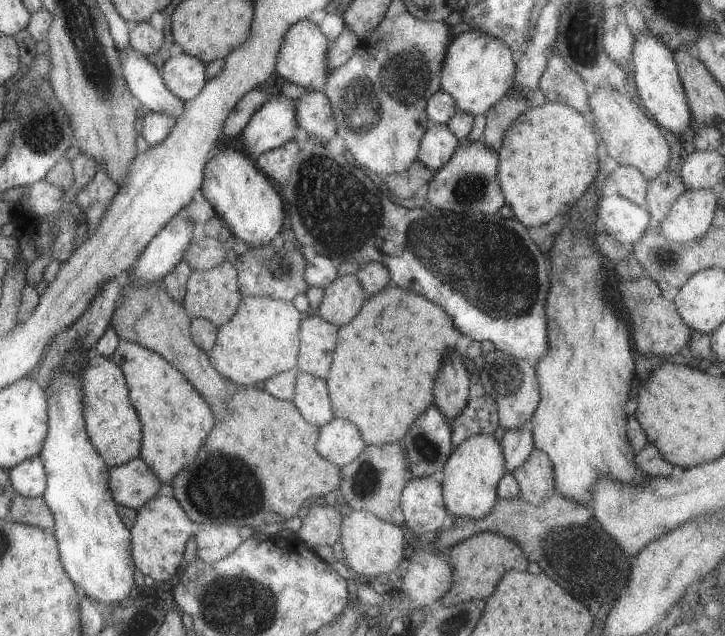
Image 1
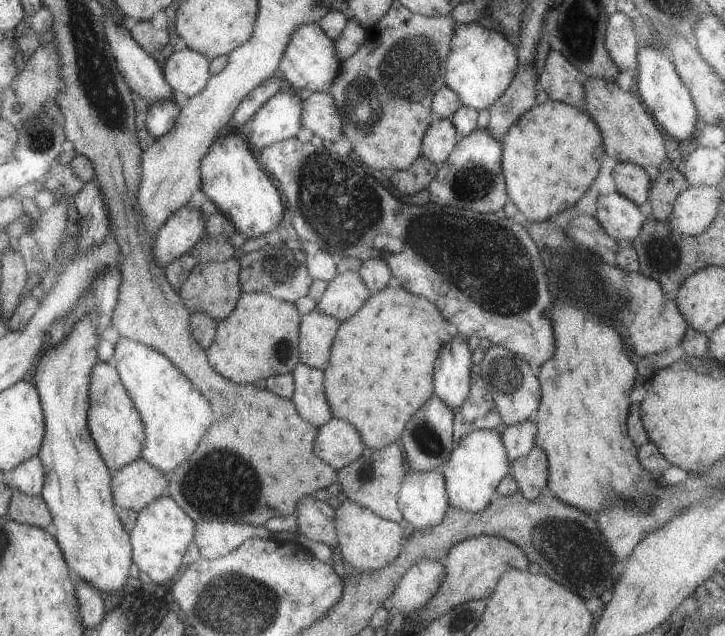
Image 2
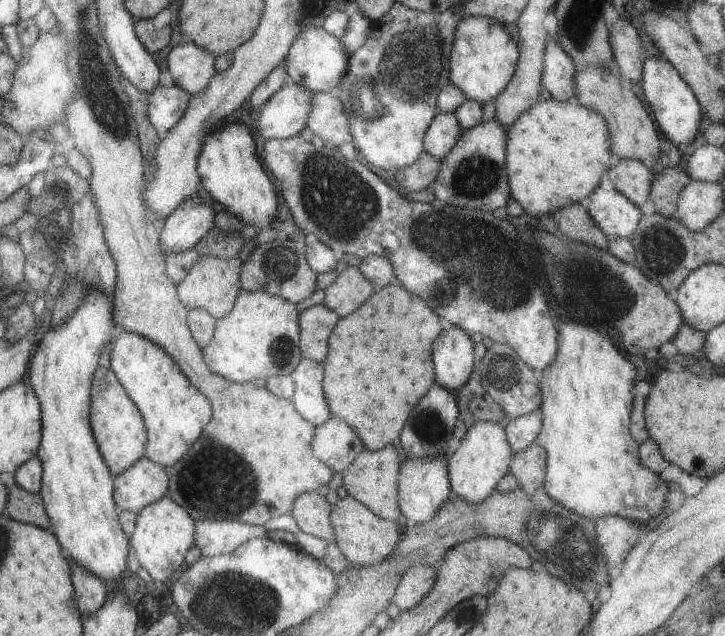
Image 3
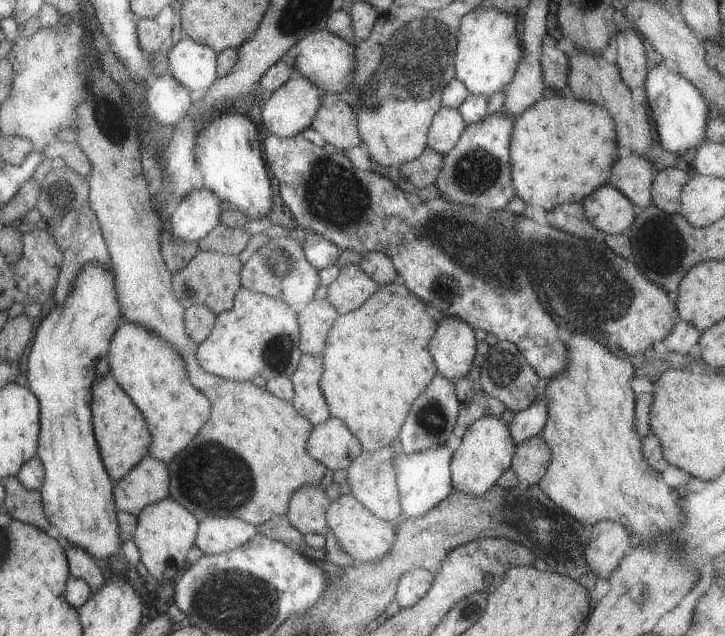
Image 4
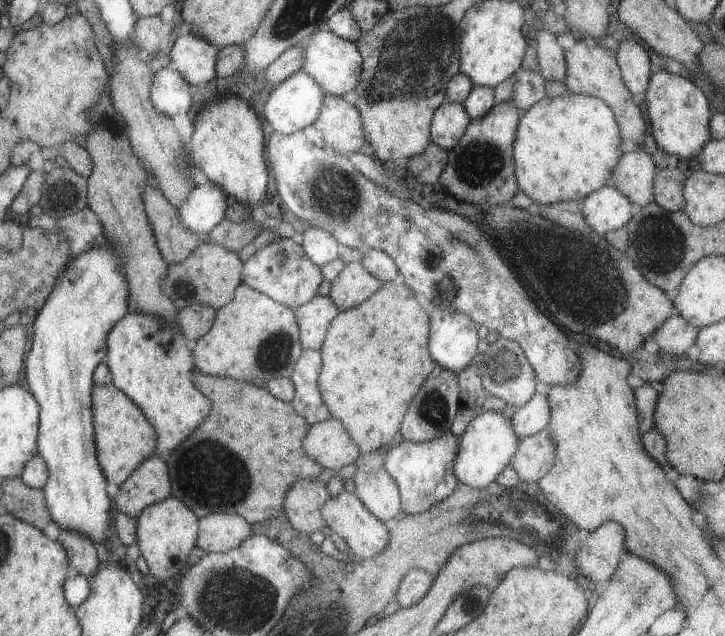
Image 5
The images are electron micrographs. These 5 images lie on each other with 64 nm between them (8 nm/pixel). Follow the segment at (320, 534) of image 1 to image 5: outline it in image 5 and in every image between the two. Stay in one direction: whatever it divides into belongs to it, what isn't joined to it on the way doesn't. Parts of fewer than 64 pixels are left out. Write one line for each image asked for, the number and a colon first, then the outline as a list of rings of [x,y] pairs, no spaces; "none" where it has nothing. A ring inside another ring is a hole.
2: [[[305,498],[297,506],[297,532],[311,542],[337,548],[337,528],[335,528],[335,510],[329,502]]]
3: [[[311,492],[311,494],[301,494],[299,498],[295,498],[291,506],[291,516],[295,518],[295,524],[301,532],[331,544],[335,540],[333,526],[329,520],[331,510],[333,506],[325,500],[325,496]]]
4: [[[307,486],[303,490],[295,490],[287,504],[287,522],[299,534],[319,534],[327,536],[329,526],[325,520],[325,512],[329,508],[329,500],[321,486]]]
5: [[[321,480],[311,482],[295,482],[291,490],[287,490],[283,500],[283,516],[295,532],[305,536],[315,532],[327,532],[327,526],[321,518],[321,508],[329,500],[327,488]]]

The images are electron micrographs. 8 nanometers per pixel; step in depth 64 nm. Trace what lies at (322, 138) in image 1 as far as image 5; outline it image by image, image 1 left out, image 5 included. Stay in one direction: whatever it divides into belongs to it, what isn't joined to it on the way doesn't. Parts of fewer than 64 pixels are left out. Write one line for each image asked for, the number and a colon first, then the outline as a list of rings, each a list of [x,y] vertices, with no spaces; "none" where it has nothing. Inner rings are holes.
2: [[[321,92],[303,94],[301,108],[303,108],[301,124],[303,128],[311,130],[313,136],[321,138],[325,144],[343,140],[343,130],[339,124],[341,118],[337,114],[331,94],[321,94]]]
3: [[[331,92],[311,94],[311,108],[305,126],[331,148],[351,144],[351,134],[347,128],[349,120],[343,114],[341,102]]]
4: [[[321,94],[319,108],[311,120],[311,130],[321,134],[325,144],[331,144],[337,150],[347,146],[359,146],[355,114],[347,102],[337,94]]]
5: [[[323,96],[319,114],[311,126],[321,132],[325,146],[331,146],[339,154],[351,154],[365,144],[357,110],[339,96]]]

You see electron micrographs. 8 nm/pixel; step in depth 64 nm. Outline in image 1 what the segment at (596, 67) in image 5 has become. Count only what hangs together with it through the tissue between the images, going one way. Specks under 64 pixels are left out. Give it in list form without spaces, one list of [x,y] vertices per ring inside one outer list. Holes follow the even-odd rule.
[[[599,88],[589,94],[587,104],[591,110],[589,118],[595,120],[595,126],[601,132],[599,136],[603,140],[609,158],[613,158],[619,166],[637,168],[649,182],[667,168],[671,150],[665,142],[665,132],[661,132],[655,120],[651,120],[647,112],[643,112],[637,104],[633,104],[629,96],[619,94],[617,90],[611,88]]]

